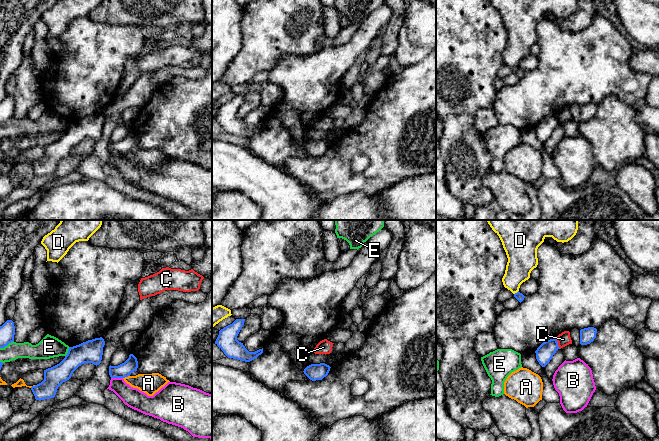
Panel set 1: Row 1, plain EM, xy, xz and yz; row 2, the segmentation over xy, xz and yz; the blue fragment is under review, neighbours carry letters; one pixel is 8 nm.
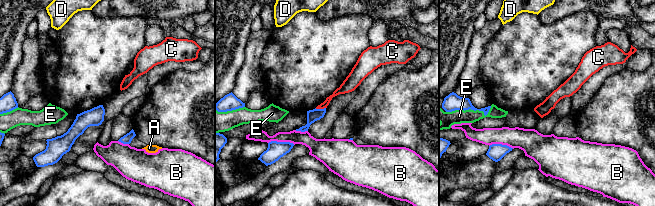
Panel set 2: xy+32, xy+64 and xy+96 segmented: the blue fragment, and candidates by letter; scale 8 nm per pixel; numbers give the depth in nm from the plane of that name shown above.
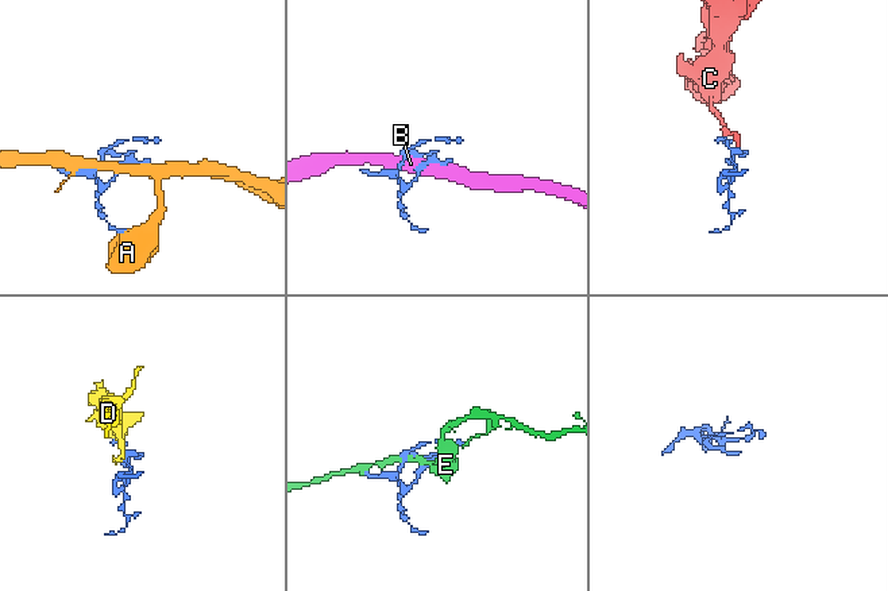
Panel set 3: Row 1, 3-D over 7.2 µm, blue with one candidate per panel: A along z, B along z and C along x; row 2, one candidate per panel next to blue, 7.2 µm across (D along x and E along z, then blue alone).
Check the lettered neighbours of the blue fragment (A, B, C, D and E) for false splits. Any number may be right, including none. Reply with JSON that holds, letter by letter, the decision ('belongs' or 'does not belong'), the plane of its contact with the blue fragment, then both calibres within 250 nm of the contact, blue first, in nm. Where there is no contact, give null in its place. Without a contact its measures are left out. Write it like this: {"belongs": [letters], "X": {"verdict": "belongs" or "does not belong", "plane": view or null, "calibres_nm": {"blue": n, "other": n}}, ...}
{"belongs": [], "A": {"verdict": "does not belong", "plane": "xy", "calibres_nm": {"blue": 120, "other": 160}}, "B": {"verdict": "does not belong", "plane": "xy", "calibres_nm": {"blue": 120, "other": 160}}, "C": {"verdict": "does not belong", "plane": "yz", "calibres_nm": {"blue": 140, "other": 110}}, "D": {"verdict": "does not belong", "plane": "yz", "calibres_nm": {"blue": 70, "other": 220}}, "E": {"verdict": "does not belong", "plane": "xy", "calibres_nm": {"blue": 130, "other": 140}}}

